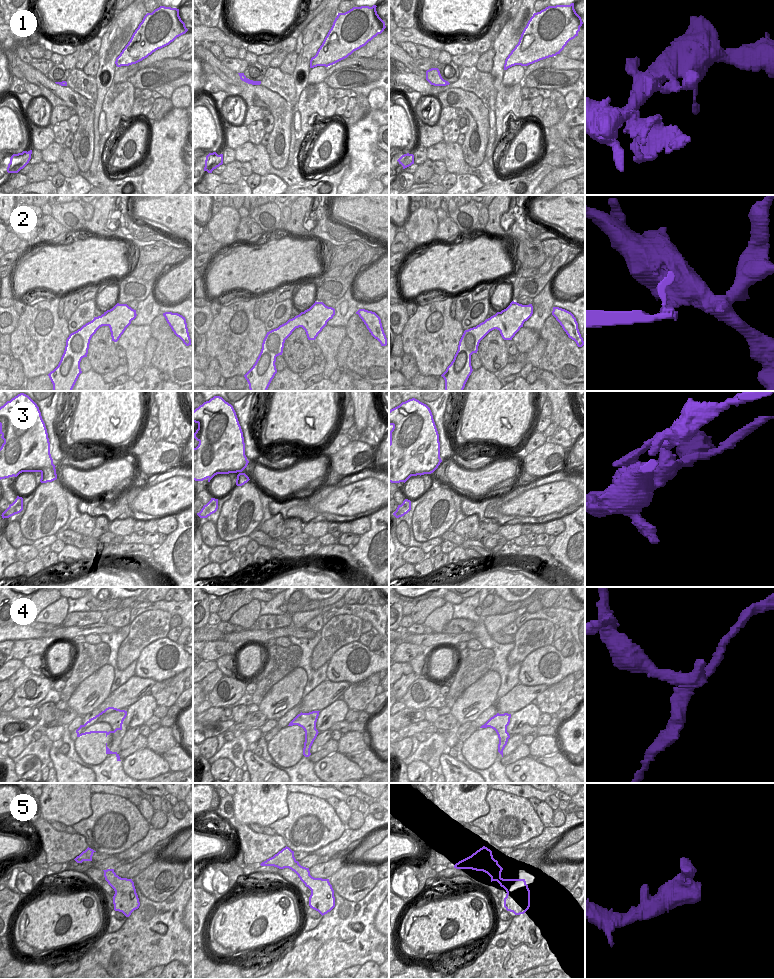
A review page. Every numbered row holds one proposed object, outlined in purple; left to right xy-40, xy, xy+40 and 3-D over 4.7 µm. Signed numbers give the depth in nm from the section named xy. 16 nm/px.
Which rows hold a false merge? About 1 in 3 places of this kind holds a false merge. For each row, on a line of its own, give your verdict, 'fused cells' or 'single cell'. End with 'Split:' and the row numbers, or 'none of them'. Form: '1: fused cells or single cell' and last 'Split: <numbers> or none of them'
1: single cell
2: single cell
3: fused cells
4: fused cells
5: single cell
Split: 3, 4

